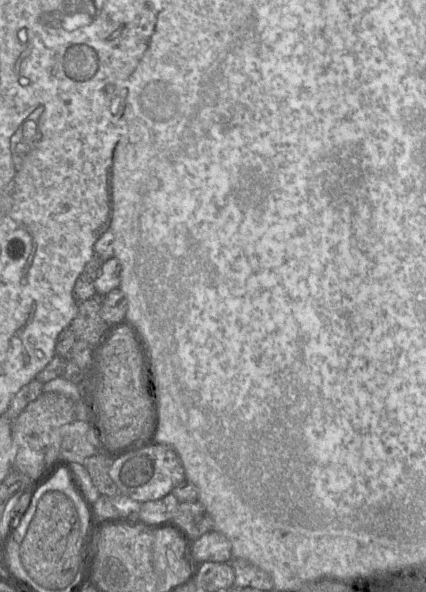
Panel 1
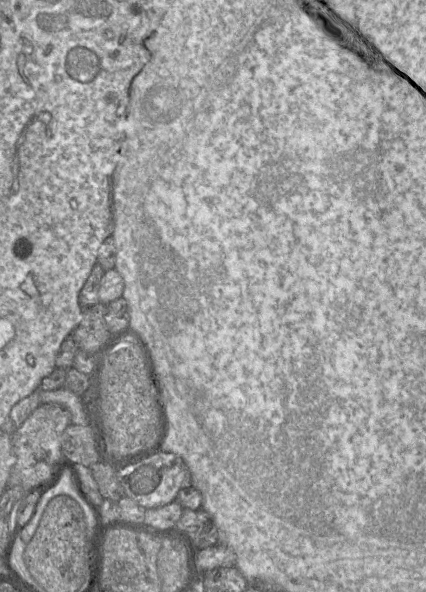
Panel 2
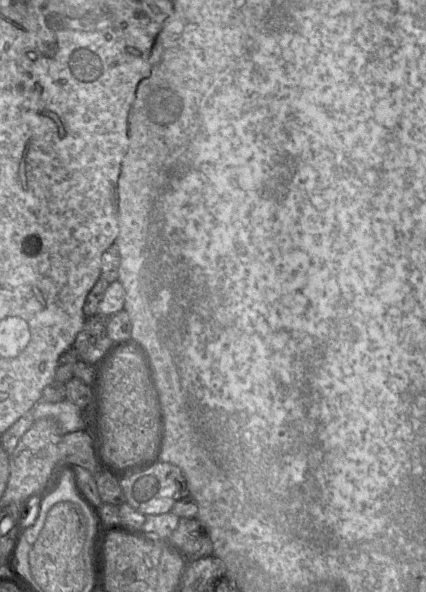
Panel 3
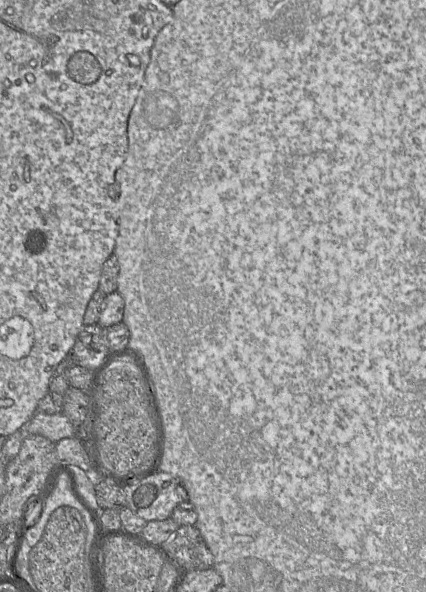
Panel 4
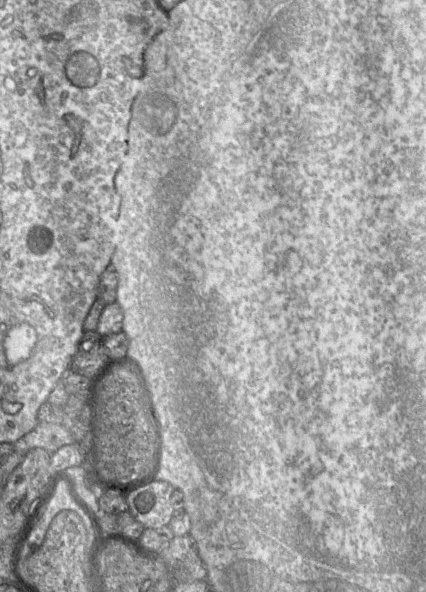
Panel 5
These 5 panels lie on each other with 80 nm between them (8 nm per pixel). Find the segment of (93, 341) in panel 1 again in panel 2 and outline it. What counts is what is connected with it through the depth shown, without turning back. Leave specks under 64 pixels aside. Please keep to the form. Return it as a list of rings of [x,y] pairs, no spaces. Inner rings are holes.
[[[102,303],[84,308],[80,323],[70,335],[79,350],[95,354],[94,358],[111,338],[111,332],[105,321],[106,310],[107,305]]]

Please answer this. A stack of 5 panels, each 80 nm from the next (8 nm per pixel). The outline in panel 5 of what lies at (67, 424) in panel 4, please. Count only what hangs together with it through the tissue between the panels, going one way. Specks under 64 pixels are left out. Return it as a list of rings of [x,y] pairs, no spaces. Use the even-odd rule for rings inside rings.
[[[39,422],[36,427],[13,444],[20,455],[26,455],[34,448],[42,448],[53,454],[65,445],[75,443],[74,438],[62,424]]]

